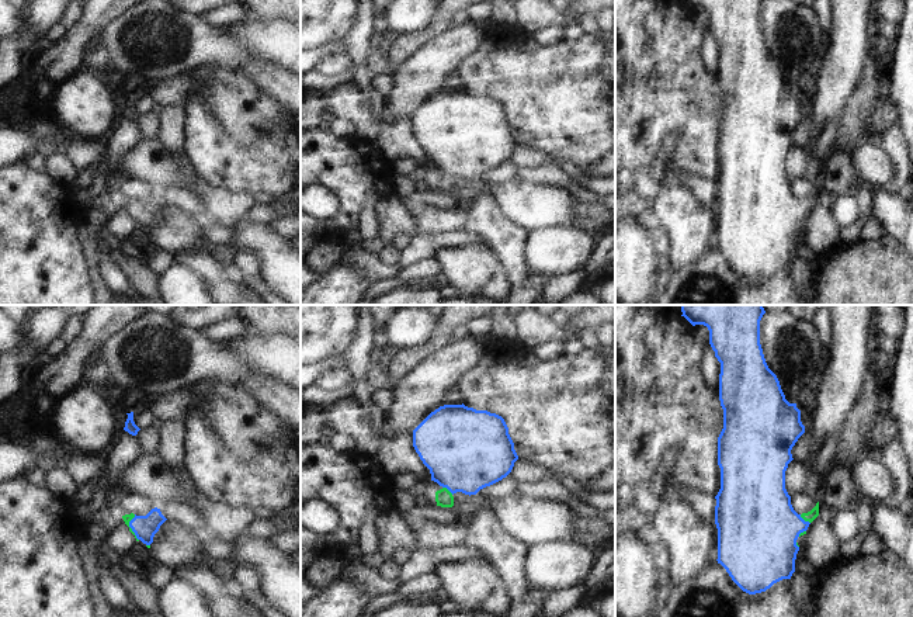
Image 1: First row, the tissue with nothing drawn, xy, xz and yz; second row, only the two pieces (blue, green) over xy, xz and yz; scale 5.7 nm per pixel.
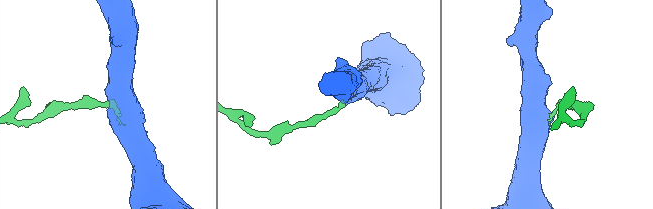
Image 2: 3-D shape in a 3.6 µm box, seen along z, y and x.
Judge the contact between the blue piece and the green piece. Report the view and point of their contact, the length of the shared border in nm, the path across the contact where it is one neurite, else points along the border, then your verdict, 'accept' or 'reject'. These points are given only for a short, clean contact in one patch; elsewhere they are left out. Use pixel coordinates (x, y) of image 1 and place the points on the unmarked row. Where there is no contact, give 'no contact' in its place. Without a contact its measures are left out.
contact xy (129, 211); length 150 nm; way xy (145, 212), (129, 211), (127, 203); accept

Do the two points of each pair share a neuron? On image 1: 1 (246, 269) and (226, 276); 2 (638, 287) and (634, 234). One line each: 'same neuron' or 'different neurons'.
1: different neurons
2: same neuron

